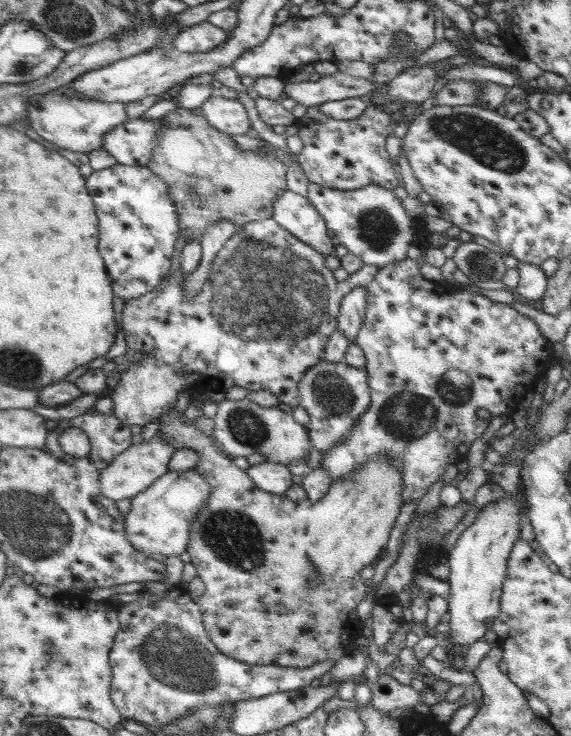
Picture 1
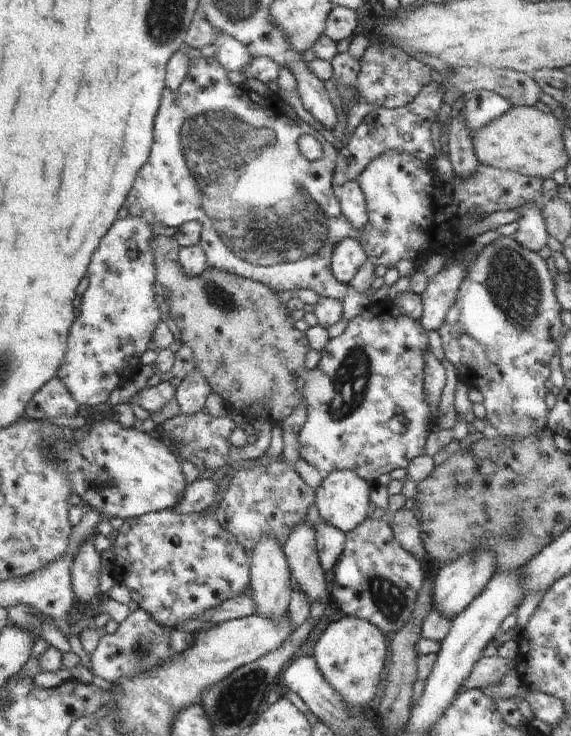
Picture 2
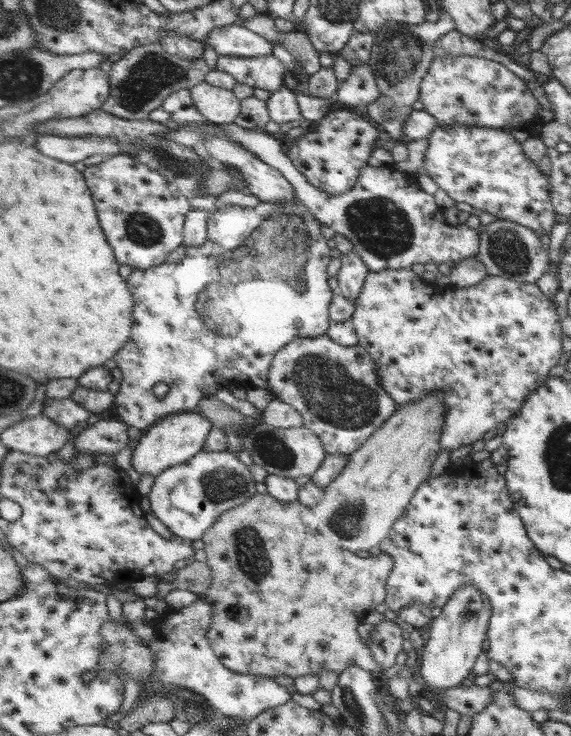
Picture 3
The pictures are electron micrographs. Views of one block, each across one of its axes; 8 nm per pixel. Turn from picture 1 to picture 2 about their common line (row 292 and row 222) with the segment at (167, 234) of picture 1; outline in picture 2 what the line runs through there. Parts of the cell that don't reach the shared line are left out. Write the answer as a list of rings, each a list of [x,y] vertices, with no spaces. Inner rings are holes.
[[[127,216],[125,220],[117,220],[111,232],[105,236],[103,244],[93,256],[91,270],[87,274],[89,278],[89,288],[83,296],[81,302],[81,316],[73,322],[71,326],[71,340],[67,348],[67,358],[63,368],[59,370],[59,380],[67,384],[69,392],[79,400],[79,404],[89,410],[93,406],[101,406],[109,402],[109,396],[115,388],[123,388],[125,382],[131,382],[137,376],[137,370],[141,368],[139,358],[147,352],[149,342],[155,340],[153,332],[161,320],[161,298],[155,294],[155,284],[159,284],[159,274],[157,274],[157,260],[155,260],[155,240],[157,230],[151,228],[151,222],[145,218],[135,218]]]

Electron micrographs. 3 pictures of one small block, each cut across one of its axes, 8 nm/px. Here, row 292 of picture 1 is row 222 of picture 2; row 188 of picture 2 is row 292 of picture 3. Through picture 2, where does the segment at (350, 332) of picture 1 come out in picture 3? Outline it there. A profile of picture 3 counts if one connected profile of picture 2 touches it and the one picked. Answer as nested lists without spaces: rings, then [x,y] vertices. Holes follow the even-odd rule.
[[[349,252],[341,260],[343,260],[343,268],[341,268],[339,276],[337,276],[339,288],[335,290],[335,294],[343,294],[345,298],[357,302],[359,296],[363,294],[363,288],[367,284],[371,268],[359,256],[359,252]]]

